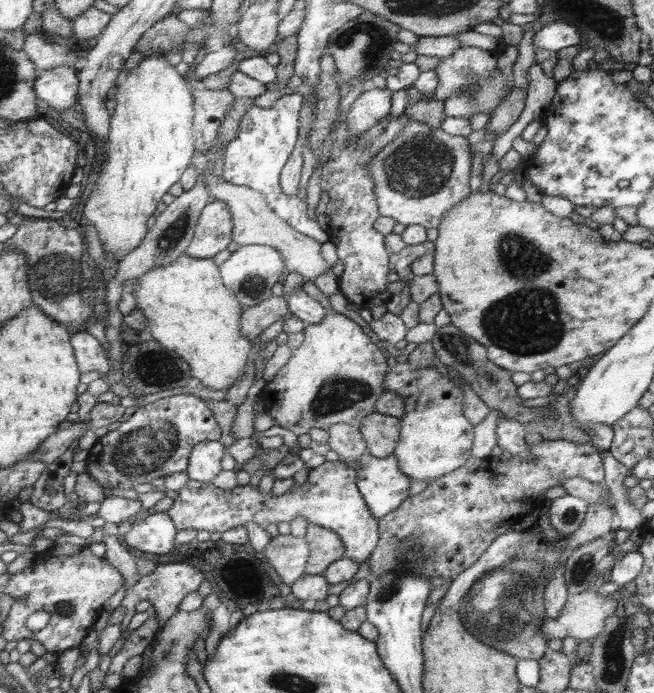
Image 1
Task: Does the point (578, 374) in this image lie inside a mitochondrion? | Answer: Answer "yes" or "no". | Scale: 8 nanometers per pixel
no

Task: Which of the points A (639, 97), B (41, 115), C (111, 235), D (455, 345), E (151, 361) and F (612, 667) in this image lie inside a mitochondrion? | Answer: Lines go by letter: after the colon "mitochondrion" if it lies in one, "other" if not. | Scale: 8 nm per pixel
A: other
B: other
C: other
D: mitochondrion
E: other
F: mitochondrion

